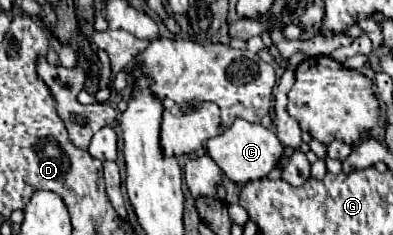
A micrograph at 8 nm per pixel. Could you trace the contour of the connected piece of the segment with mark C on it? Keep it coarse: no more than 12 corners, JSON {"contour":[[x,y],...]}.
{"contour":[[237,119],[207,155],[241,185],[283,155],[271,129]]}

